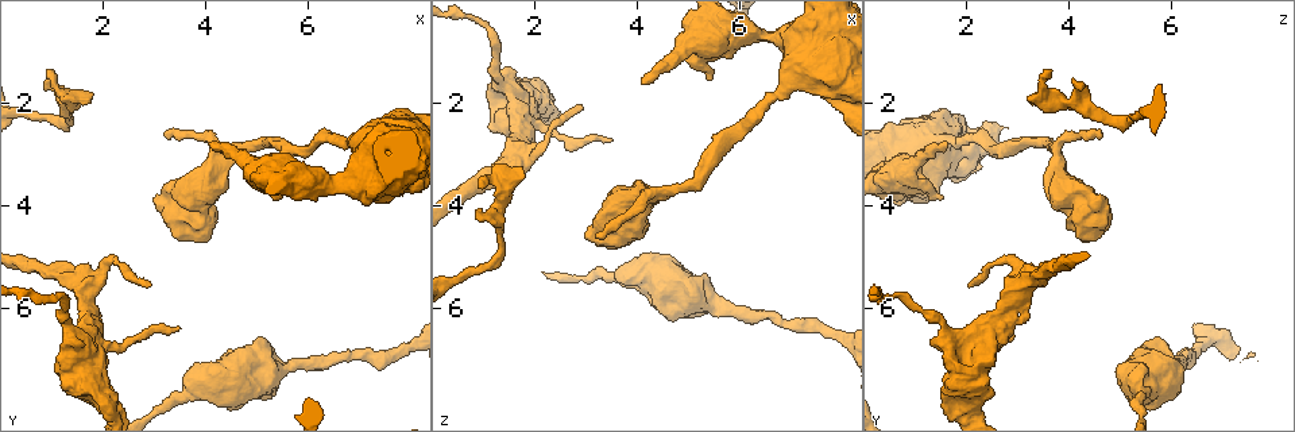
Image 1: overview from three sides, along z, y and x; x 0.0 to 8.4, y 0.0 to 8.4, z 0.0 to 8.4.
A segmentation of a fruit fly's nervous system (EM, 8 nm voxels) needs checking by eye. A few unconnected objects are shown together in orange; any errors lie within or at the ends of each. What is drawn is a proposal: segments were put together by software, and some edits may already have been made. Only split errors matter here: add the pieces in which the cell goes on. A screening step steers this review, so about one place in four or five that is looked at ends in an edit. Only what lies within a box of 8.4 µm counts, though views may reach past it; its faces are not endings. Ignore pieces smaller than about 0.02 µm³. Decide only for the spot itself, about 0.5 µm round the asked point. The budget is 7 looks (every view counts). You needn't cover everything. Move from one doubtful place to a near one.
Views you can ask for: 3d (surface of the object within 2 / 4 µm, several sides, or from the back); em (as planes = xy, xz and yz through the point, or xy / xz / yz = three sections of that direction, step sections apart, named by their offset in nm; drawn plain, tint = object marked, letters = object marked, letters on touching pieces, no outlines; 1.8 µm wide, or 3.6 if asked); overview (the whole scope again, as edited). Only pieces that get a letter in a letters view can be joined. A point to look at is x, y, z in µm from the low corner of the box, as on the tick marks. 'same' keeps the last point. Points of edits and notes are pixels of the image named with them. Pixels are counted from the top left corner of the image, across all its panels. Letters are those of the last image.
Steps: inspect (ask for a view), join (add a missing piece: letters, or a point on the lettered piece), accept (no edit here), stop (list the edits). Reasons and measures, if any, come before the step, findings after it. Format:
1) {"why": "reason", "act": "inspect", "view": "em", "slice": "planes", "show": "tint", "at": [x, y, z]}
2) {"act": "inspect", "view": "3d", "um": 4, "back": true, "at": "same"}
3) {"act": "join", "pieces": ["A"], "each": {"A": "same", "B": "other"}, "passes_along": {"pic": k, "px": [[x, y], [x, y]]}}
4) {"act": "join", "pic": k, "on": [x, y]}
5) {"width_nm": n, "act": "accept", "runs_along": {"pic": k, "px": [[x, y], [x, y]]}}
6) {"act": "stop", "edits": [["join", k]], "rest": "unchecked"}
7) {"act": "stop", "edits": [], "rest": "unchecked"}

{"why": "thin end", "act": "inspect", "view": "em", "slice": "yz", "step": 8, "show": "letters", "at": [3.00, 5.60, 2.10]}

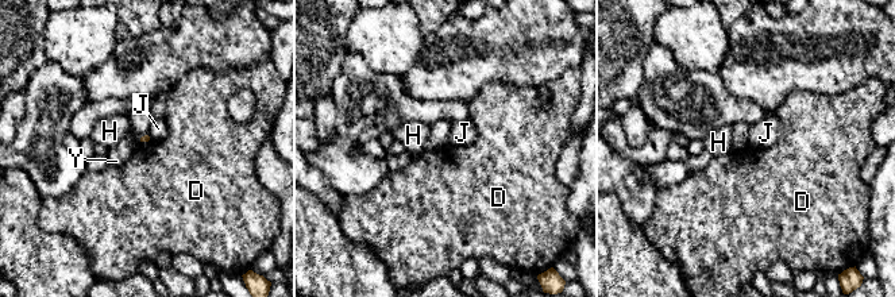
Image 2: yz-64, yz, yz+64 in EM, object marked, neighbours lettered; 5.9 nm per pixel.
{"act": "inspect", "view": "em", "slice": "planes", "show": "letters", "at": "same"}

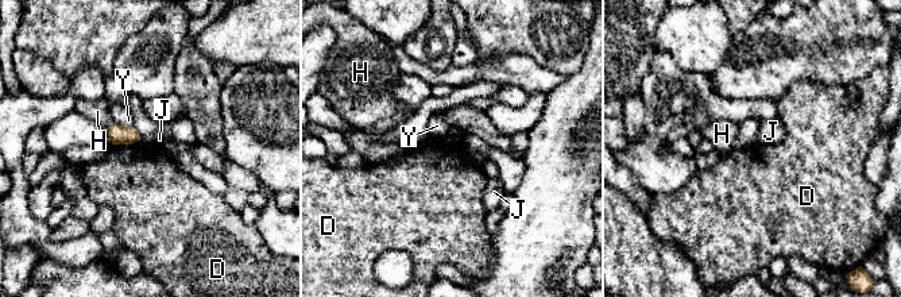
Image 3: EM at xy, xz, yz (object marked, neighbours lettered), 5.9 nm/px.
{"longest_contact_nm": ["D", 170], "act": "accept", "each": {"D": "other", "H": "other", "J": "other", "Y": "other"}, "border": {"pic": 3, "px": [[139, 139], [131, 143], [112, 145]]}, "found": "no lettered piece goes on from it"}

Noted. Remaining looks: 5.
{"why": "an open end", "act": "inspect", "view": "3d", "um": 2, "at": [4.05, 2.85, 1.65]}

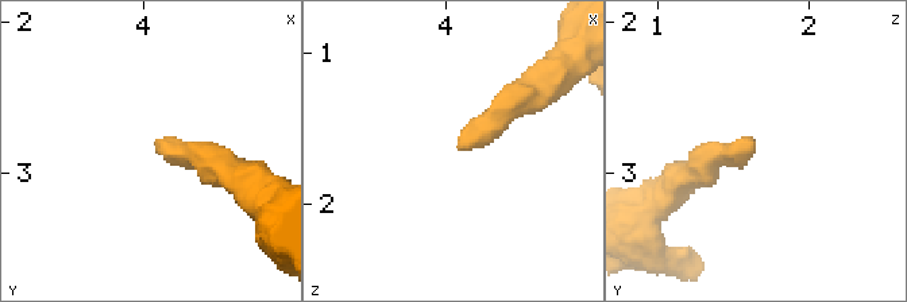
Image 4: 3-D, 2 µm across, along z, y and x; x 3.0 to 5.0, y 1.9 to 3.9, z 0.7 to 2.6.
{"act": "inspect", "view": "em", "slice": "planes", "show": "letters", "at": [4.12, 2.80, 1.66]}

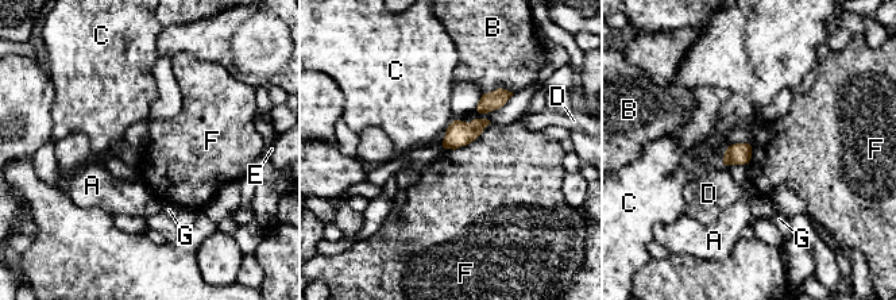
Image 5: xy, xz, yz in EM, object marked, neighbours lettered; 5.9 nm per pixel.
{"act": "accept", "each": {"A": "other", "B": "other", "C": "other", "D": "other", "E": "other", "F": "other", "G": "other"}, "border": {"pic": 5, "px": [[490, 122], [468, 143], [444, 149]]}, "found": "none of them fits"}

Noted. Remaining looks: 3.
{"why": "an open end", "act": "inspect", "view": "3d", "um": 2, "at": [0.95, 1.55, 4.10]}

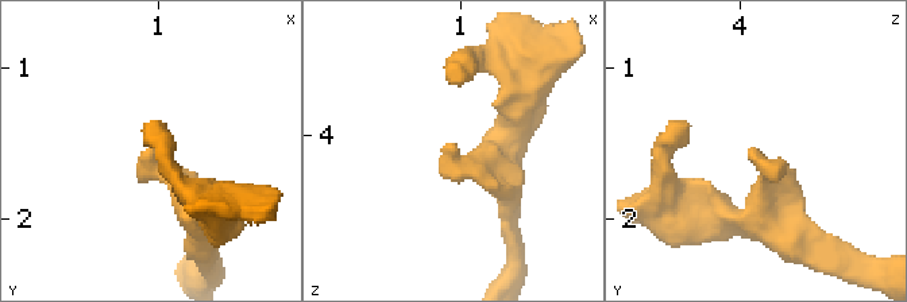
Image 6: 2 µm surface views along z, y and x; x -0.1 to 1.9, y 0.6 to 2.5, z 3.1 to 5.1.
{"why": "shape alone is not enough", "act": "inspect", "view": "em", "um": 3.6, "slice": "planes", "show": "letters", "at": [0.88, 1.56, 4.10]}

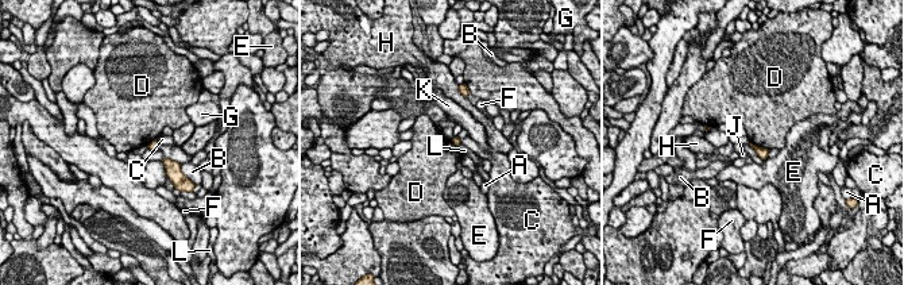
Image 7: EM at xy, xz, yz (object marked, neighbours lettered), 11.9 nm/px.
{"longest_contact_nm": ["D", 240], "act": "accept", "each": {"A": "other", "B": "other", "C": "other", "D": "other", "E": "other", "F": "other", "G": "other", "H": "other", "J": "other", "K": "other", "L": "other"}, "border": {"pic": 7, "px": [[750, 142], [768, 150]]}, "found": "none of them fits"}

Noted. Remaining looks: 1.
{"act": "stop", "edits": [], "rest": "unchecked"}

